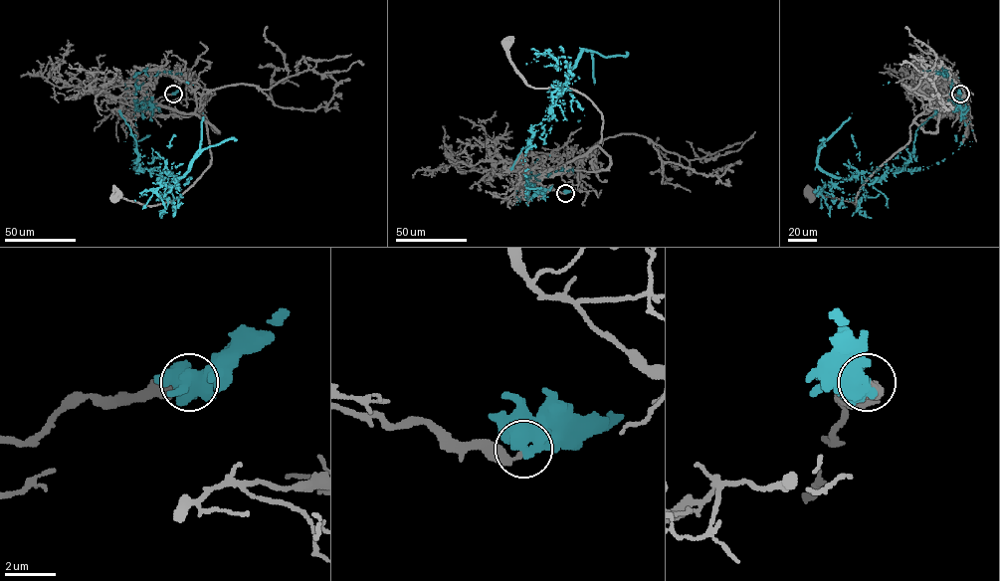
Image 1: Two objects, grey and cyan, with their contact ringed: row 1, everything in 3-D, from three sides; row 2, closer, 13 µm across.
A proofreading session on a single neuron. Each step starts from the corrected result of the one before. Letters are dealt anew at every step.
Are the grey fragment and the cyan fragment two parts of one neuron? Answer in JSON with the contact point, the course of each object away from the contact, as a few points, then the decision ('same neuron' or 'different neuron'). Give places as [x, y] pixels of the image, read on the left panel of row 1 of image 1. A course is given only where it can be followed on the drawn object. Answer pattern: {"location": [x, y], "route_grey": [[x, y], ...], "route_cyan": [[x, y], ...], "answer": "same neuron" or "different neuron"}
{"location": [173, 94], "route_grey": [[173, 94], [145, 102], [152, 101], [198, 115], [207, 126], [211, 164], [171, 201], [143, 205], [116, 195]], "route_cyan": [[173, 94], [157, 107], [135, 104], [131, 164], [176, 180], [200, 147], [193, 85]], "answer": "different neuron"}

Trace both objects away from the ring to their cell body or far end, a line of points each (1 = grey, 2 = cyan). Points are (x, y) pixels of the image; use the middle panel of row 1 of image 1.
1: (565, 193), (541, 187), (537, 175), (600, 142), (602, 113), (572, 90), (529, 86), (507, 44)
2: (565, 193), (525, 197), (522, 164), (532, 127), (549, 119), (583, 49), (594, 83), (584, 115)

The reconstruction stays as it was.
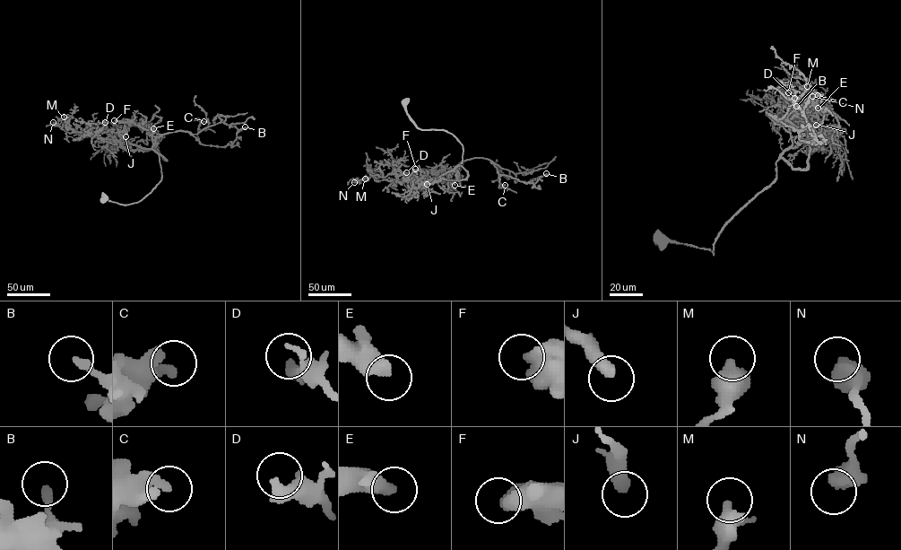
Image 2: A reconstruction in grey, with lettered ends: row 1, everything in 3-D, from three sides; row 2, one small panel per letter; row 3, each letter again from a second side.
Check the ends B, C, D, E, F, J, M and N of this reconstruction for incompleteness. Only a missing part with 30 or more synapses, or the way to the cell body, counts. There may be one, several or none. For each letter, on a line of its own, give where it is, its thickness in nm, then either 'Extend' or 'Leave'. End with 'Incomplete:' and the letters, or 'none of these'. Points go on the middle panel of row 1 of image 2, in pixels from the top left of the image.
B: Place: (546, 173). Thickness 260 nm. Leave
C: Place: (505, 185). Thickness 500 nm. Leave
D: Place: (406, 172). Thickness 440 nm. Leave
E: Place: (454, 185). Thickness 440 nm. Extend
F: Place: (415, 169). Thickness 600 nm. Leave
J: Place: (427, 184). Thickness 420 nm. Leave
M: Place: (365, 178). Thickness 550 nm. Leave
N: Place: (354, 182). Thickness 600 nm. Leave
Incomplete: E

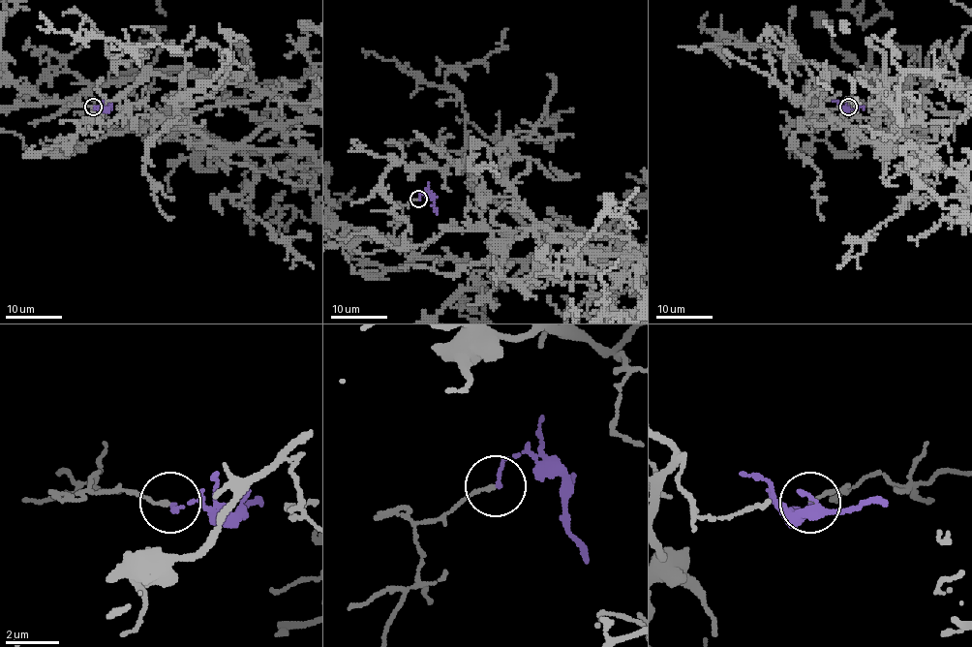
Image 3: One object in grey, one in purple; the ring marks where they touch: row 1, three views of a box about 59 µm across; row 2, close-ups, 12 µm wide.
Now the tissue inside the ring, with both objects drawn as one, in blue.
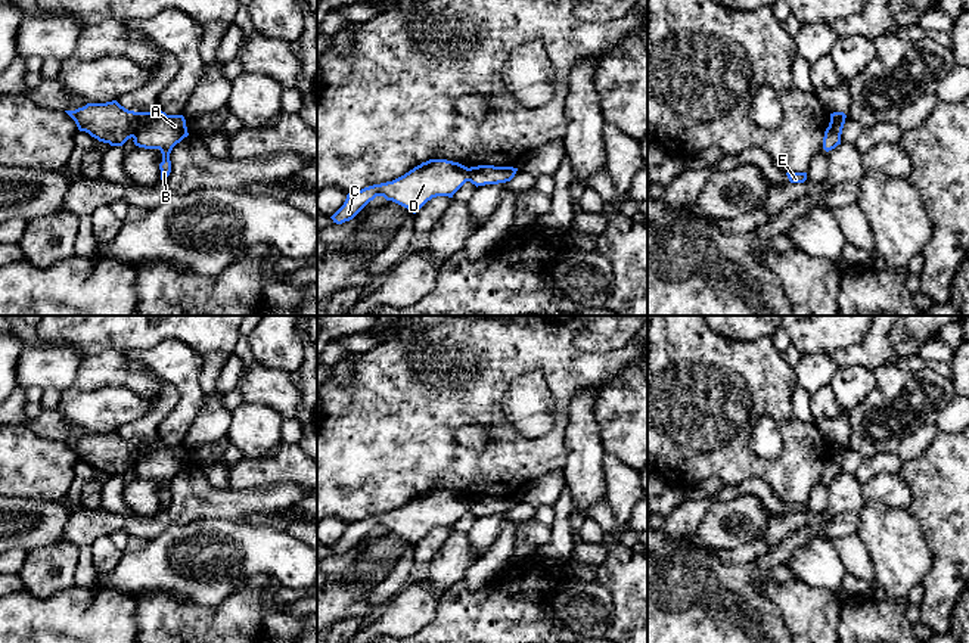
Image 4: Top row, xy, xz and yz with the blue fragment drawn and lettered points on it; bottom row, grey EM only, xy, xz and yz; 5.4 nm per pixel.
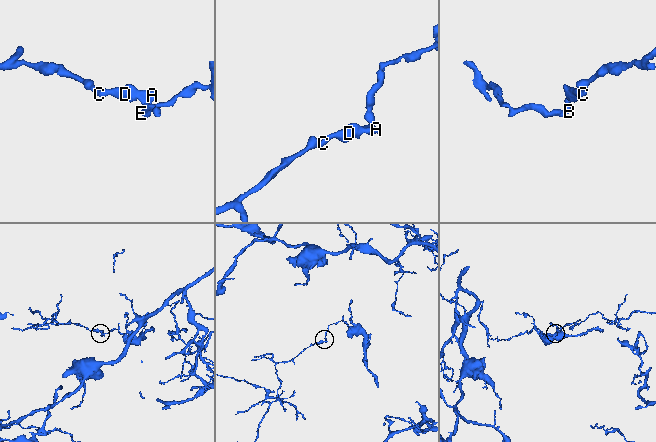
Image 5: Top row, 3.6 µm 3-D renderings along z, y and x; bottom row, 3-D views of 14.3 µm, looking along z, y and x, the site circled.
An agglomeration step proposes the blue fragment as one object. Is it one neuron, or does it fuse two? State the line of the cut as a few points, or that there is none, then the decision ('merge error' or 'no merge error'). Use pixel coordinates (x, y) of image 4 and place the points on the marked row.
cut xy (139, 112), (139, 126), (132, 136); merge error

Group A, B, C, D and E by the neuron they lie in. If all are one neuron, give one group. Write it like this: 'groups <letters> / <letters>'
groups A B E / C D

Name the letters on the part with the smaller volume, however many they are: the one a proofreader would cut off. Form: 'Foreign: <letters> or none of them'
Foreign: A, B, E

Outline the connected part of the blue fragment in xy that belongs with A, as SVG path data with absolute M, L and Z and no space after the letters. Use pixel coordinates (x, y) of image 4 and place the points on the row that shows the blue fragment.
M162 111L139 112L139 127L133 142L139 147L159 149L162 162L159 164L161 180L171 173L170 153L173 147L189 136L183 115L167 115Z

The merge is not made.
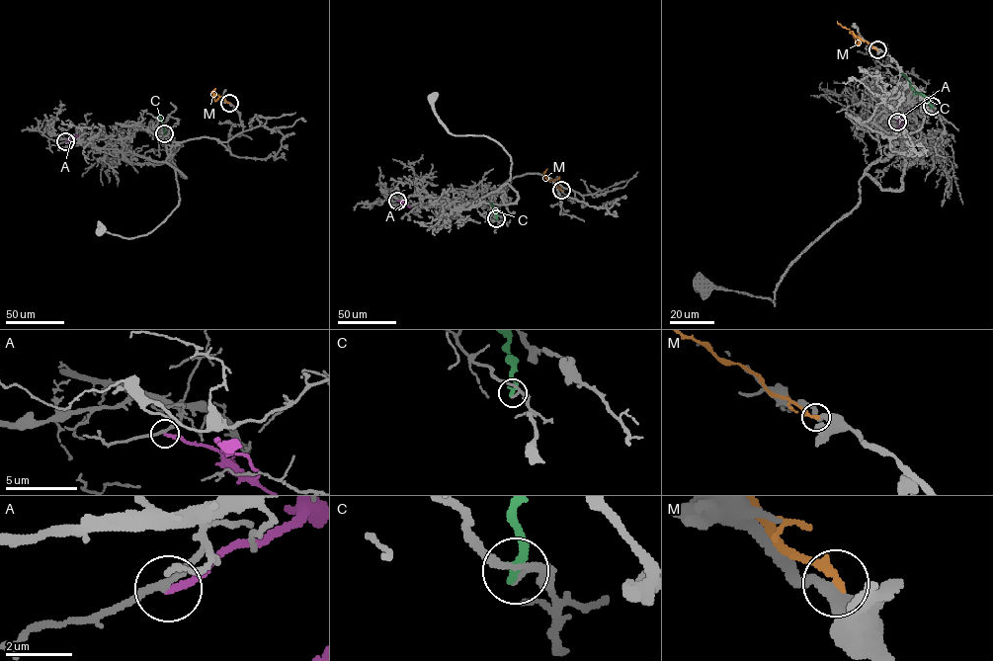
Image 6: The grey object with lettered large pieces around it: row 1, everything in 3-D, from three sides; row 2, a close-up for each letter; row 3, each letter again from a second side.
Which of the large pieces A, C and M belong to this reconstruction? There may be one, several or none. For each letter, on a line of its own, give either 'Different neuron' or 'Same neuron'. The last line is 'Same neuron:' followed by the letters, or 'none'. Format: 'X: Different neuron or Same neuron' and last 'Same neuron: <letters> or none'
A: Different neuron
C: Different neuron
M: Different neuron
Same neuron: none

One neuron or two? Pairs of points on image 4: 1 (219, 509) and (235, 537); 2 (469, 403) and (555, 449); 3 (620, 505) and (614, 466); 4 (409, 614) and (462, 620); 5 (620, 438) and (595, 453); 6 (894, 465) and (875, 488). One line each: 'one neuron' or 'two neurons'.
1: two neurons
2: one neuron
3: one neuron
4: two neurons
5: two neurons
6: two neurons

